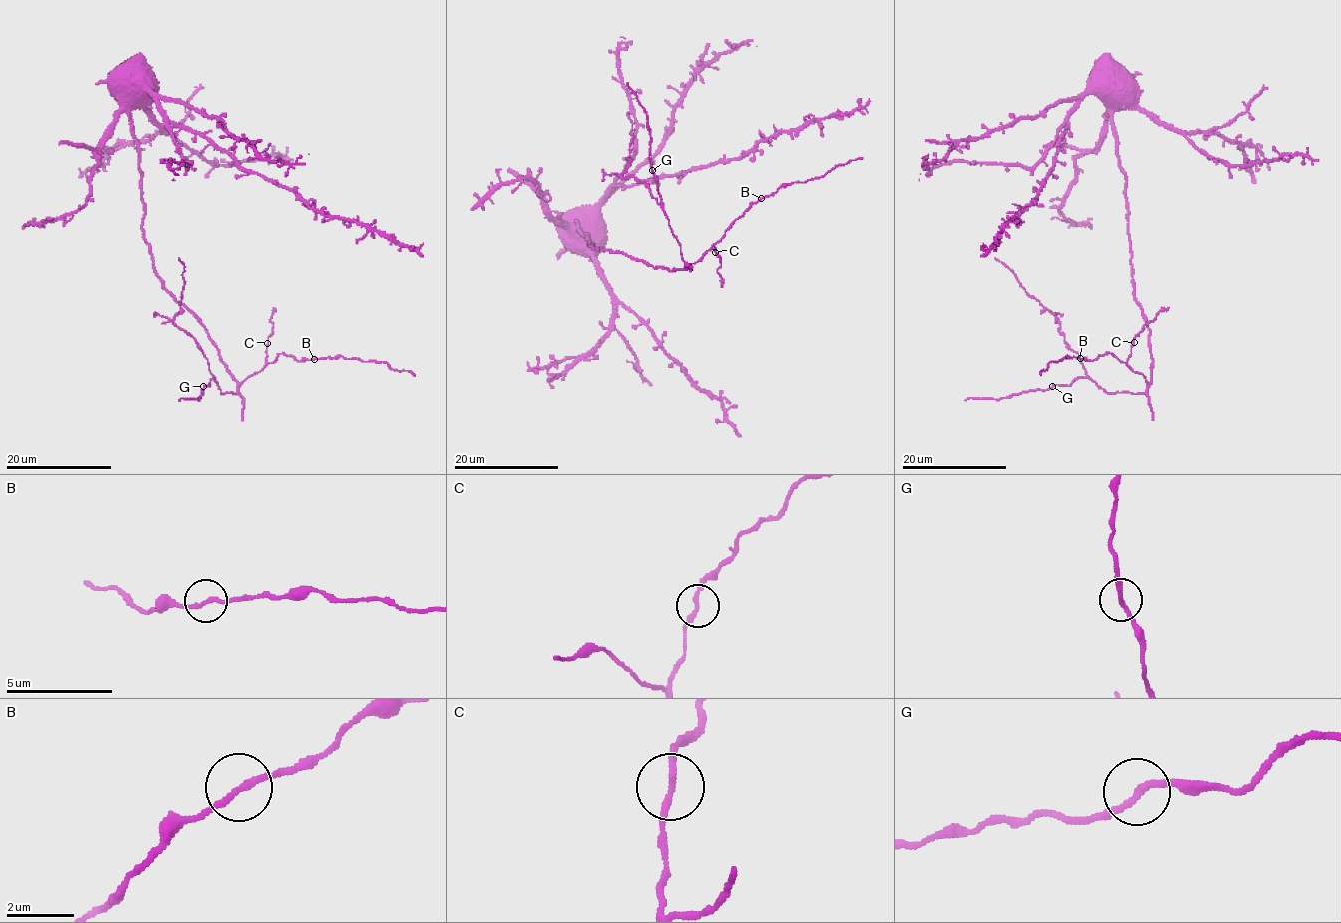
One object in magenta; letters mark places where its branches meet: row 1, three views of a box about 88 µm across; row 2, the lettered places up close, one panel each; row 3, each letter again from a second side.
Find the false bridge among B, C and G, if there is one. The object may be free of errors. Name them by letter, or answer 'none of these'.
none of these

